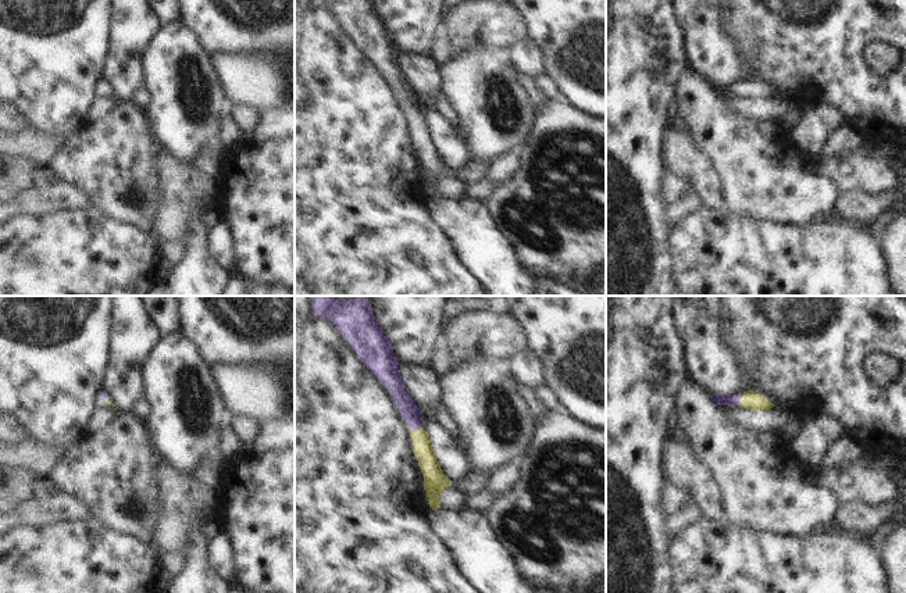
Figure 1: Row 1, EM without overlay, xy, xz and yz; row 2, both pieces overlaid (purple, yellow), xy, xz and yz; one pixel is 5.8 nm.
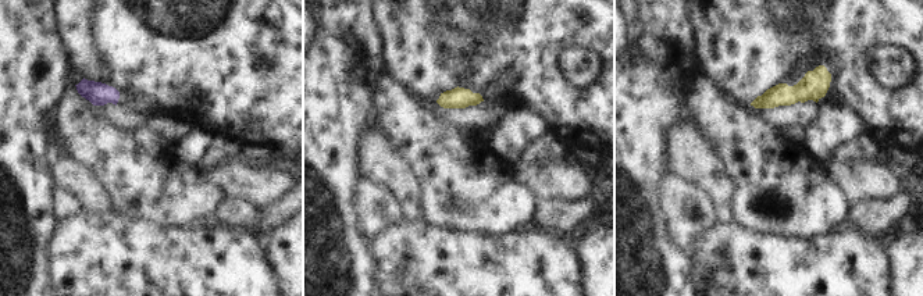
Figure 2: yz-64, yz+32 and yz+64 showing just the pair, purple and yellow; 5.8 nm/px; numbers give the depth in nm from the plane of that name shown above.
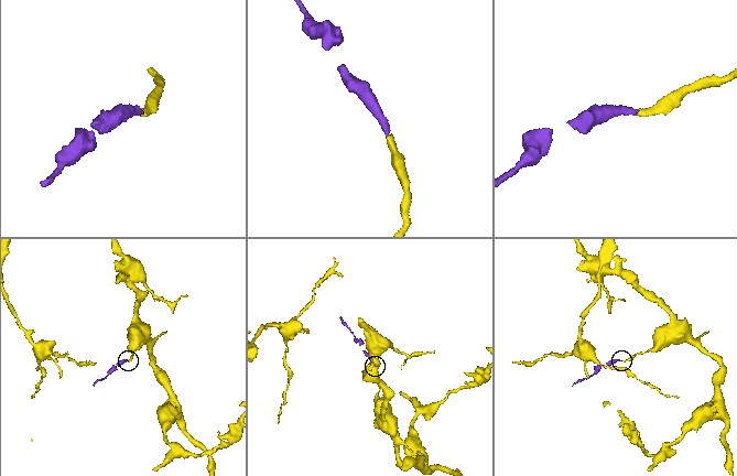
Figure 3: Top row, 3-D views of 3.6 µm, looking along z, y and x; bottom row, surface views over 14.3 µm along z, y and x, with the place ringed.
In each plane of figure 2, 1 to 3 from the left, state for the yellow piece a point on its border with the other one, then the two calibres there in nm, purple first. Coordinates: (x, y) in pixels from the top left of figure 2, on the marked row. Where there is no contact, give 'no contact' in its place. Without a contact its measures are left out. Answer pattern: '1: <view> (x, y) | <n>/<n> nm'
1: no contact
2: no contact
3: no contact

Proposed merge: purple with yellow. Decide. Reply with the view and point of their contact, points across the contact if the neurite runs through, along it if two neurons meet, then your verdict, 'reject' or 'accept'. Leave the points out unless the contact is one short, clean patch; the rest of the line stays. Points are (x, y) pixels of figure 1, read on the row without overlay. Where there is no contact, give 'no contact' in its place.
yz (739, 88) | across yz (721, 88), (739, 88), (751, 89) | accept

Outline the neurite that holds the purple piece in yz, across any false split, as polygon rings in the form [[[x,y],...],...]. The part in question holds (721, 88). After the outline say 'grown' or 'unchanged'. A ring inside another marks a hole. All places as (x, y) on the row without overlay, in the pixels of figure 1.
[[[746,79],[742,85],[734,85],[734,83],[710,83],[710,87],[714,89],[718,94],[734,94],[741,93],[743,97],[750,100],[759,100],[759,99],[768,99],[773,97],[774,93],[768,90],[764,85]]]; grown

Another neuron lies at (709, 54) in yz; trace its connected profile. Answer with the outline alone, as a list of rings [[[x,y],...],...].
[[[673,0],[673,10],[684,35],[689,67],[710,83],[742,85],[749,76],[738,68],[727,37],[716,21],[718,0]]]

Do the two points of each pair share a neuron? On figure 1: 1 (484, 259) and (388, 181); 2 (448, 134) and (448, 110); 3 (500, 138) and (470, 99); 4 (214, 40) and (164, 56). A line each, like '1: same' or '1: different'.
1: different
2: different
3: same
4: different

